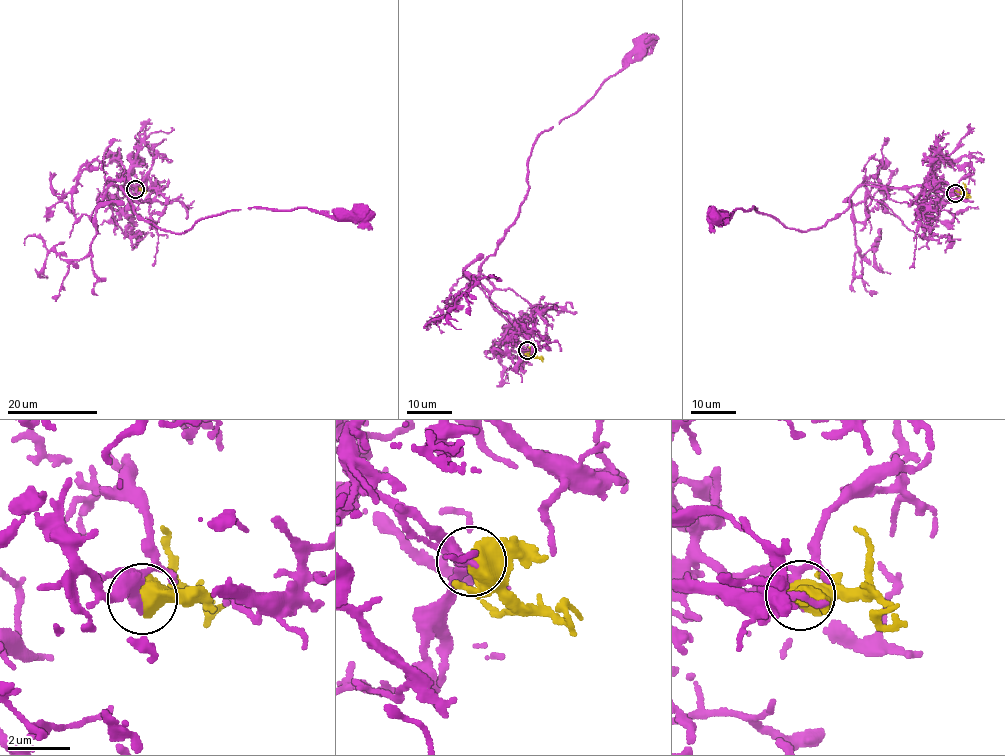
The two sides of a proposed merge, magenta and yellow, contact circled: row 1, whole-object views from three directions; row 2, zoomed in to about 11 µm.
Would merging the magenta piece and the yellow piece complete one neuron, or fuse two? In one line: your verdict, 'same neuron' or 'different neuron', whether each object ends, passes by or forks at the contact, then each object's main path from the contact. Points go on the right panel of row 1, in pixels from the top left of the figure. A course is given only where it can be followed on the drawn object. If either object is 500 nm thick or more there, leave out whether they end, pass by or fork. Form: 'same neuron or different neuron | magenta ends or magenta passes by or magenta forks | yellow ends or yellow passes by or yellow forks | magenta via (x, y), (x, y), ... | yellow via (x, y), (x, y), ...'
same neuron | magenta via (955, 192), (939, 187), (920, 200), (865, 184), (842, 213), (801, 231), (753, 206), (729, 217), (711, 214) | yellow via (955, 192), (969, 194)

